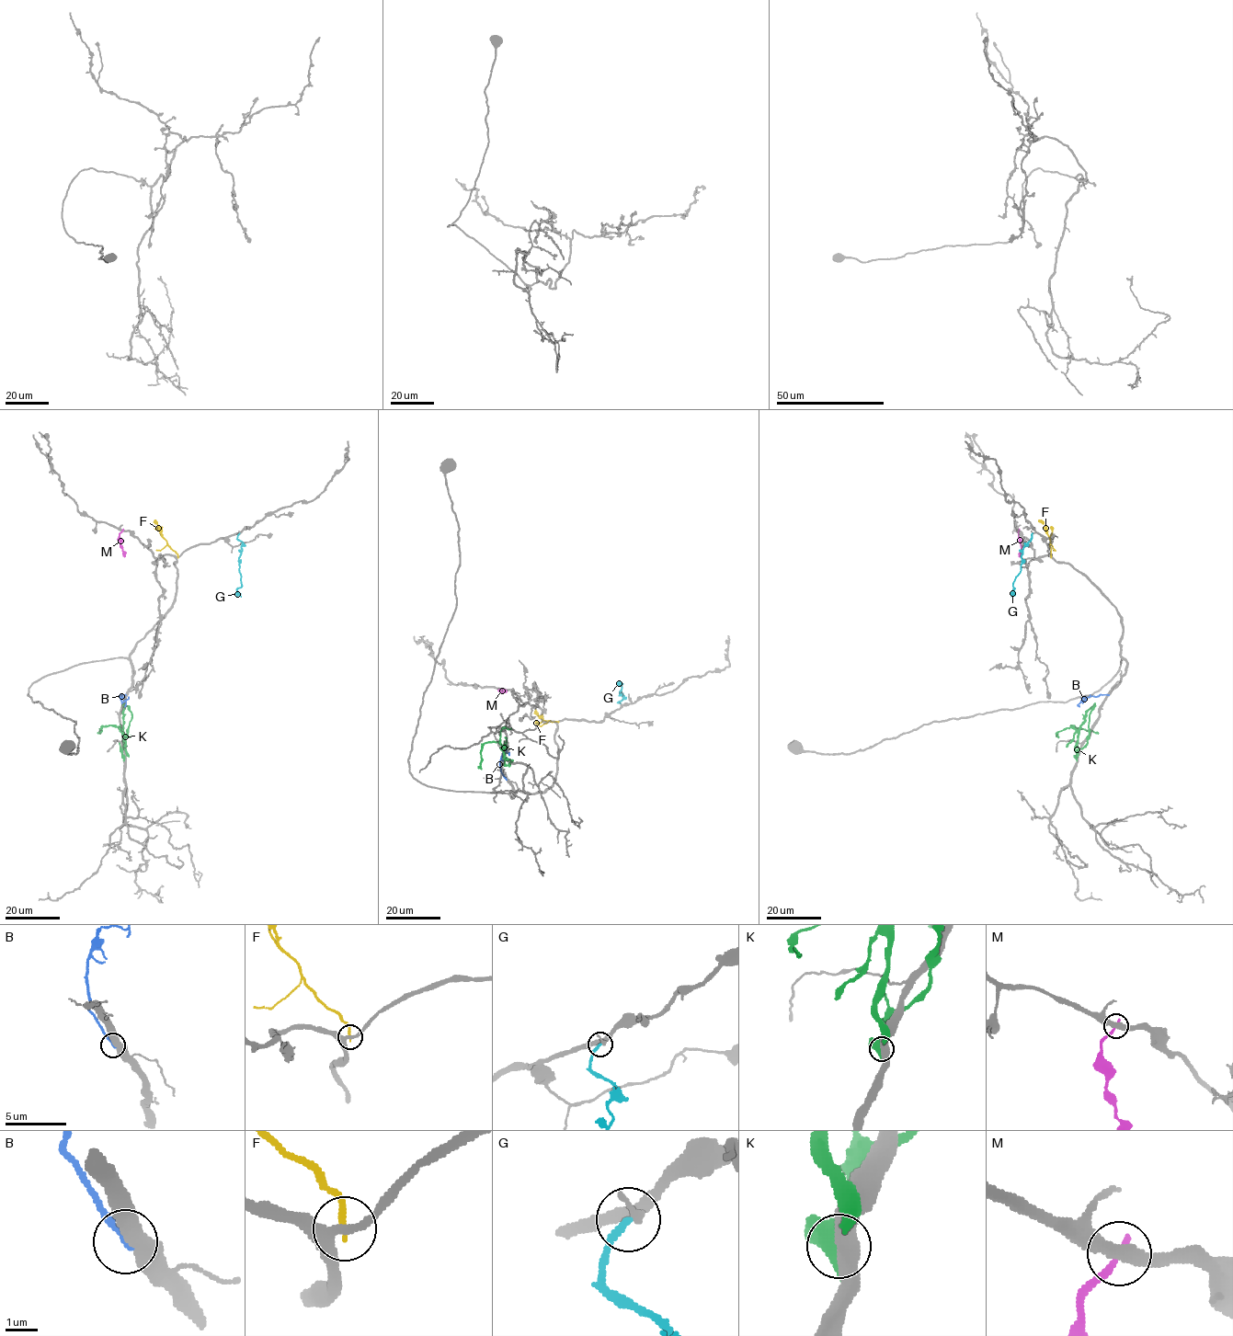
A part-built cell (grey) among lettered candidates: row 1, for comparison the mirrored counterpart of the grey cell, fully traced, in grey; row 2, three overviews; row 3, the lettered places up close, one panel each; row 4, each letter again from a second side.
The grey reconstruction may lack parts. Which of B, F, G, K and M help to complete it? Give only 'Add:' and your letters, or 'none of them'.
Add: G

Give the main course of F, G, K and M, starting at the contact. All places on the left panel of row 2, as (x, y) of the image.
F: (177, 556), (154, 519)
G: (239, 533), (237, 539), (243, 543), (239, 558), (242, 586), (236, 592), (241, 597)
K: (124, 758), (124, 736), (131, 717), (130, 709), (124, 707), (121, 730), (105, 725), (100, 729), (100, 733)
M: (122, 530), (119, 537), (125, 556)

